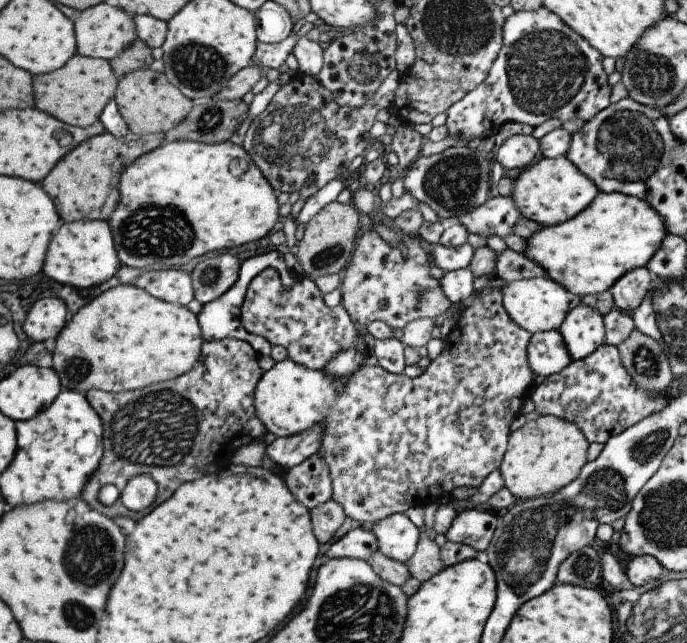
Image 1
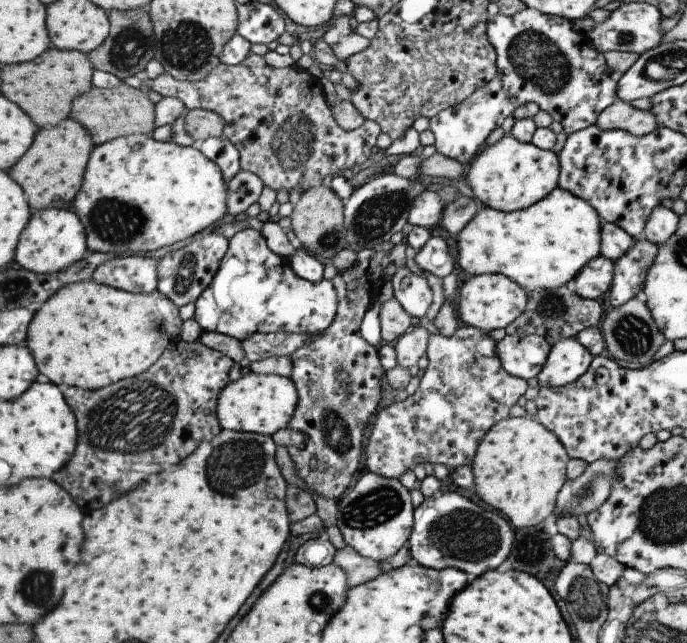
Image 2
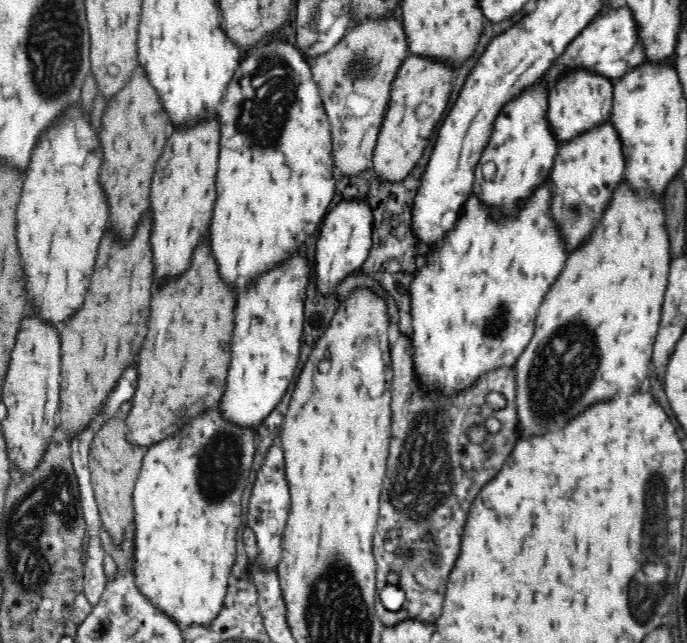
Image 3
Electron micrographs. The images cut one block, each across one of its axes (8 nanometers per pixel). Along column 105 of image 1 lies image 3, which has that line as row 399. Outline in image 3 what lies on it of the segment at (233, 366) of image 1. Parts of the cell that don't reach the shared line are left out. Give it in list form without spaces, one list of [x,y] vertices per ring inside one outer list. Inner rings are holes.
[[[400,332],[392,344],[391,354],[394,370],[392,438],[380,491],[378,522],[372,538],[376,565],[375,609],[384,626],[416,616],[432,622],[442,612],[446,582],[458,556],[460,534],[470,504],[482,484],[486,484],[506,462],[518,438],[514,365],[487,370],[472,385],[449,396],[436,385],[428,392],[422,385],[422,379],[414,371],[412,334]],[[492,391],[506,397],[507,404],[500,415],[486,405],[485,397]],[[490,416],[502,417],[500,431],[489,436],[488,444],[474,443],[468,432],[474,426],[482,426]],[[486,450],[494,450],[494,454],[486,458]],[[400,557],[404,562],[399,561]],[[390,570],[400,574],[398,586],[405,592],[405,601],[396,611],[386,609],[380,601],[380,592],[387,585],[384,576]]]

